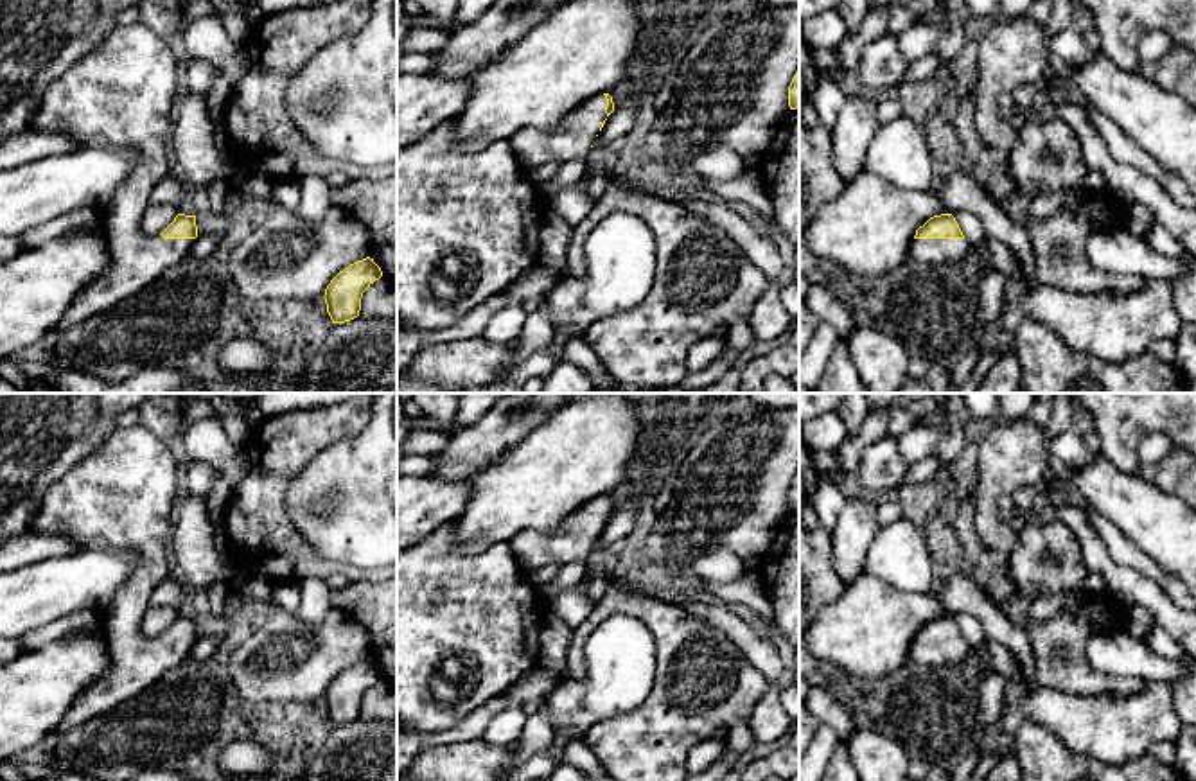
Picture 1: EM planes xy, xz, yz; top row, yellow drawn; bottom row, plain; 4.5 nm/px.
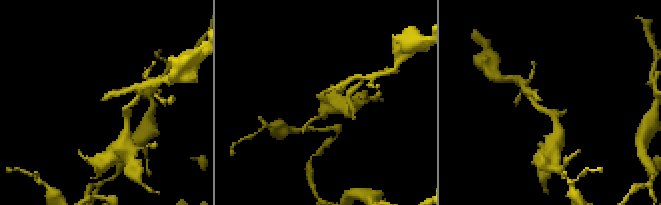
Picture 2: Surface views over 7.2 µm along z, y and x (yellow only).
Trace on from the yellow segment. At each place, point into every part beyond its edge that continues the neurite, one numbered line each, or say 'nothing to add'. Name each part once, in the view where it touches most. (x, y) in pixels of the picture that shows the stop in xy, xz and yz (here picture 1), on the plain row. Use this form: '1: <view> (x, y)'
1: yz (922, 652)

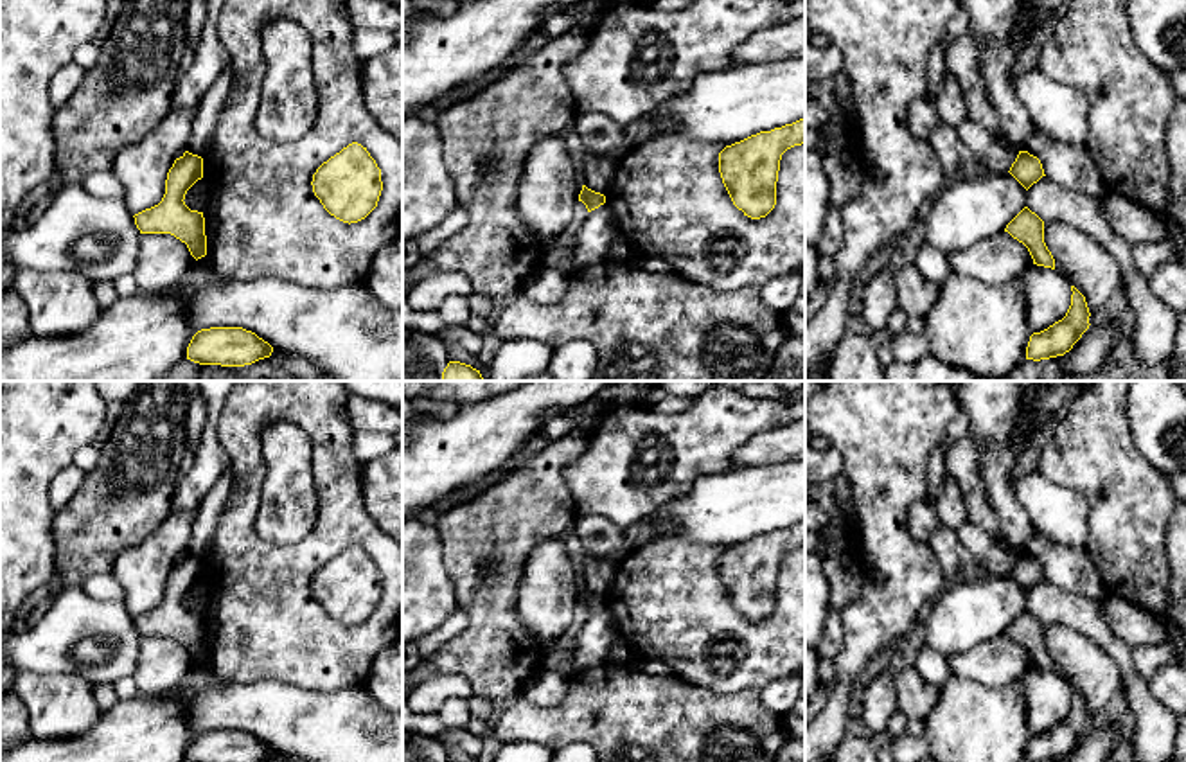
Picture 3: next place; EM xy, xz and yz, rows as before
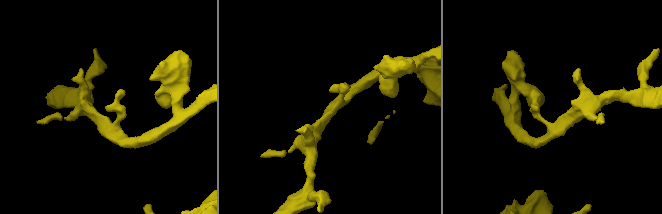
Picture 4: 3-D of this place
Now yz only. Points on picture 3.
nothing to add

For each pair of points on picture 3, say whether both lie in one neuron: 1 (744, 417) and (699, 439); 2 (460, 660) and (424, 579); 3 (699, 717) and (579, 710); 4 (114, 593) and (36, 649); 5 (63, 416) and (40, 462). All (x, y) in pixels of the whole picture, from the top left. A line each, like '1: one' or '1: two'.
1: one
2: two
3: one
4: two
5: one

